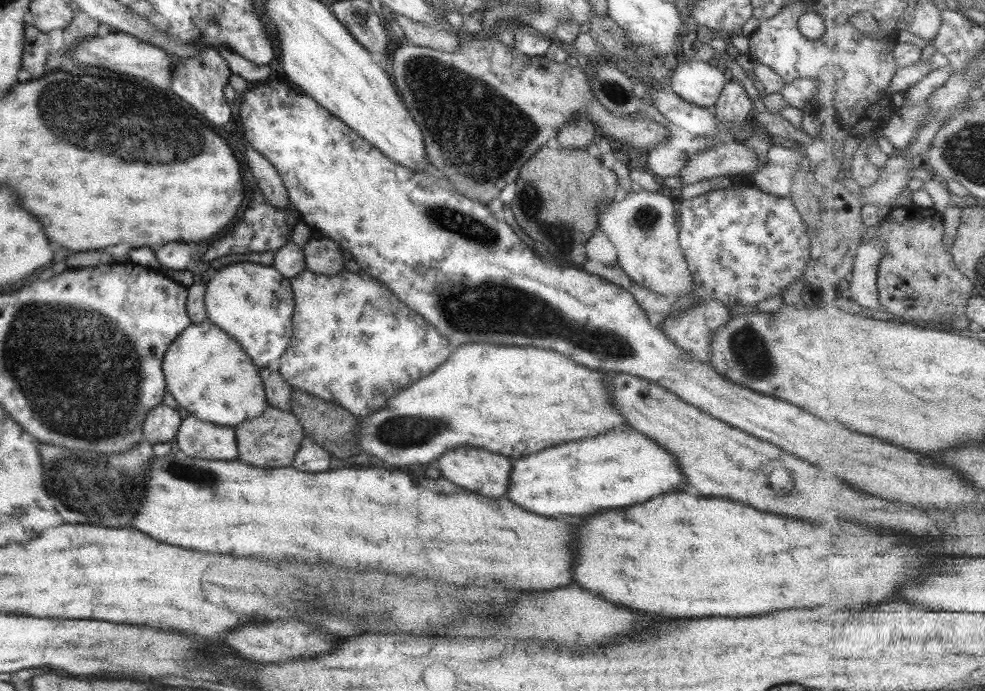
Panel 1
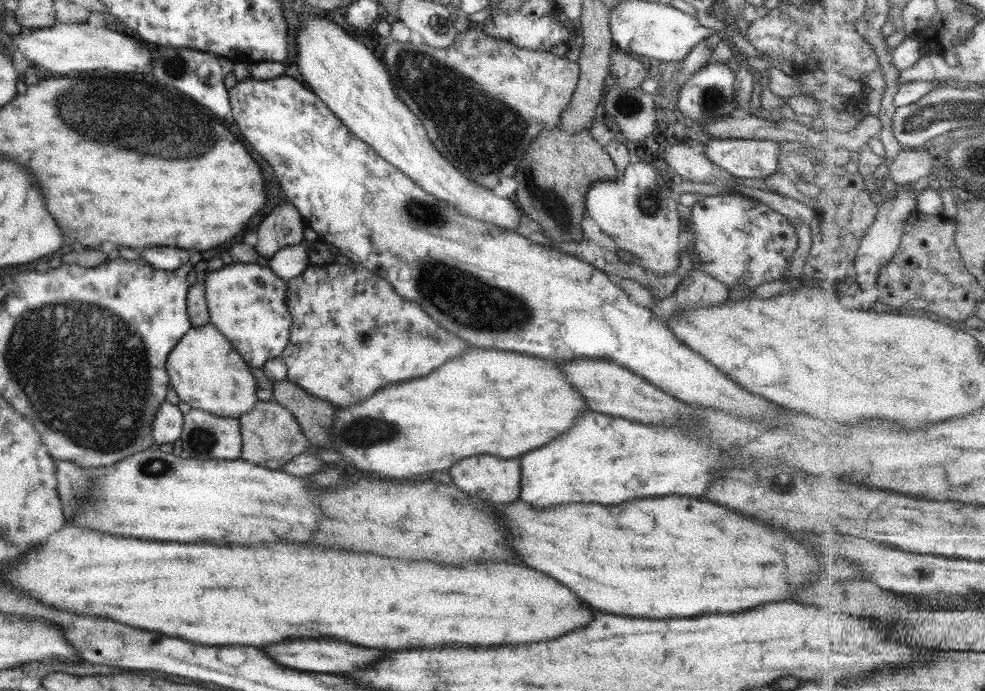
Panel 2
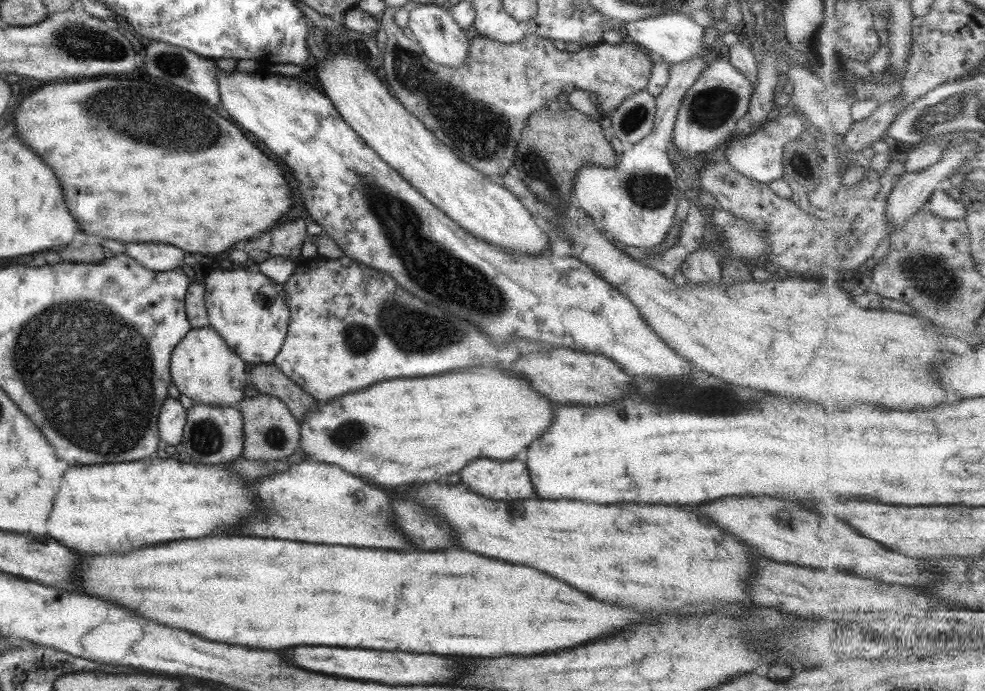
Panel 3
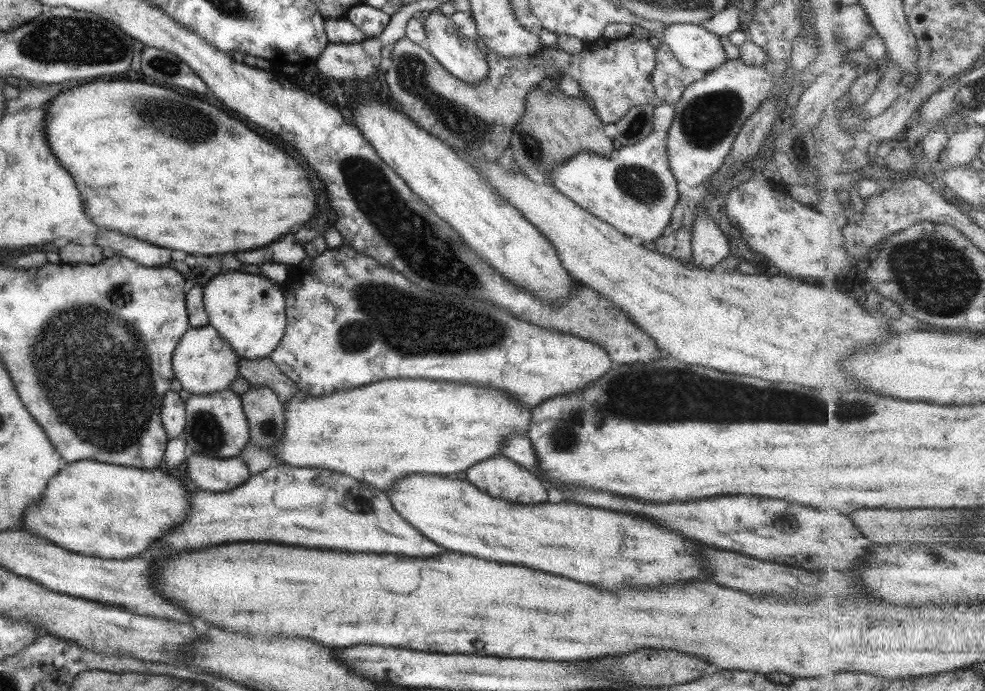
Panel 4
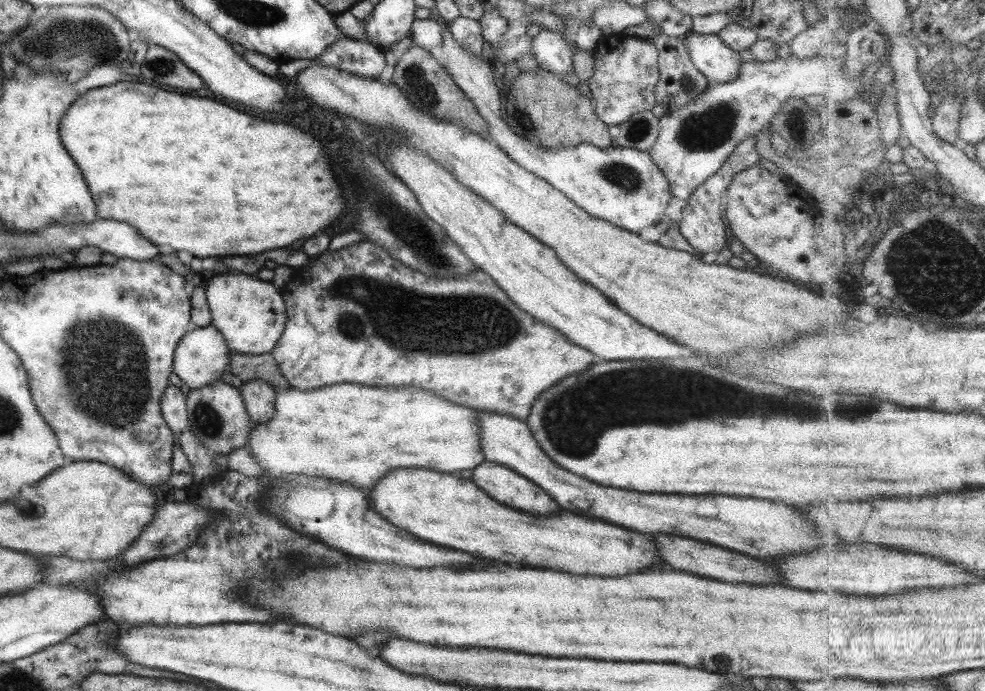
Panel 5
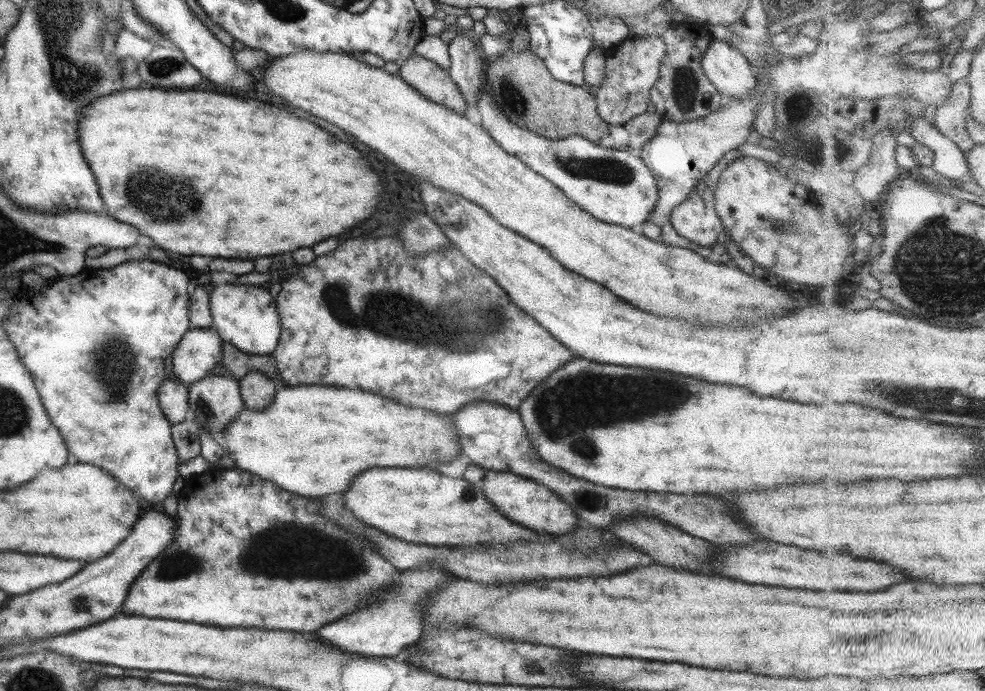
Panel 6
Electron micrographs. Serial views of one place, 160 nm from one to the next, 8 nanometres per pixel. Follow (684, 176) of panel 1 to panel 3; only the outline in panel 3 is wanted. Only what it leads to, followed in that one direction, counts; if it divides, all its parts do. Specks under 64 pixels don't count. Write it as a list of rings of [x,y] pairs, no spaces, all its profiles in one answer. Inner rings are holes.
[[[792,109],[787,115],[777,116],[767,122],[765,126],[760,126],[750,131],[743,137],[737,137],[735,140],[729,140],[727,148],[724,150],[724,160],[727,161],[741,176],[751,178],[751,180],[767,184],[772,180],[783,177],[782,174],[782,145],[793,139],[801,139],[799,132],[803,126],[807,126],[804,119],[803,124],[798,115],[802,115],[796,109]]]

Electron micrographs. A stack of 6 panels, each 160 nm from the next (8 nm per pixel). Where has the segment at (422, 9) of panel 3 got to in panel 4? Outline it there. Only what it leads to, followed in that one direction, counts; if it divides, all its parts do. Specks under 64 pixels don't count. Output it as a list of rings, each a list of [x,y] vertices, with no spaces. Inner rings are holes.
[[[438,11],[424,13],[423,32],[425,33],[425,50],[435,61],[441,65],[452,77],[462,80],[464,83],[472,85],[485,78],[487,74],[485,56],[475,40],[471,40],[457,32],[457,29],[451,22],[450,16],[444,16]]]

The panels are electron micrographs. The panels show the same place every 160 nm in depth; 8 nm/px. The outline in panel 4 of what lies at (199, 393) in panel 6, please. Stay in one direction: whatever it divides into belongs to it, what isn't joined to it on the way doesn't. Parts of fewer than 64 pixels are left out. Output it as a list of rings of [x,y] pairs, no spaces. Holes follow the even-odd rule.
[[[230,389],[213,394],[189,395],[184,402],[186,417],[183,441],[188,453],[225,459],[237,457],[248,443],[248,426],[240,395]]]

